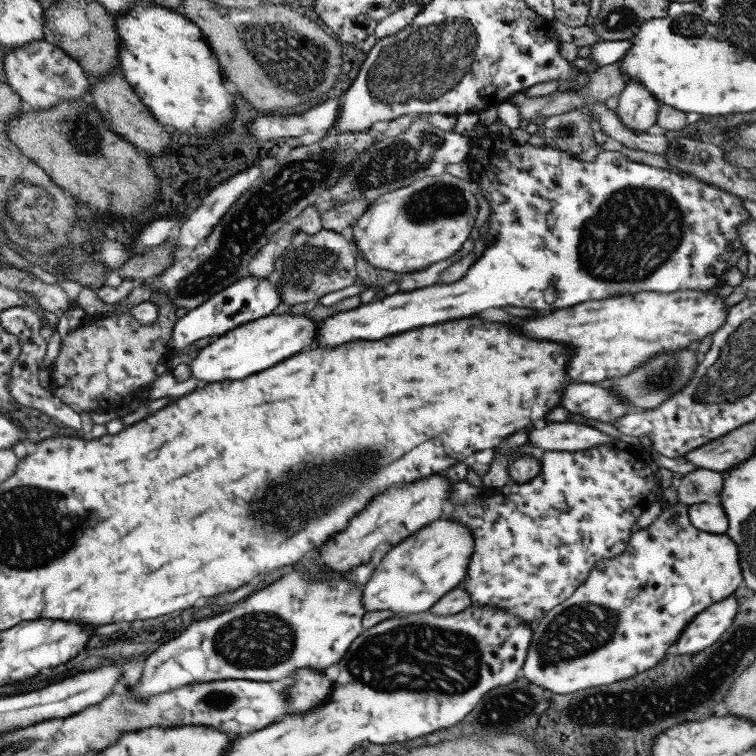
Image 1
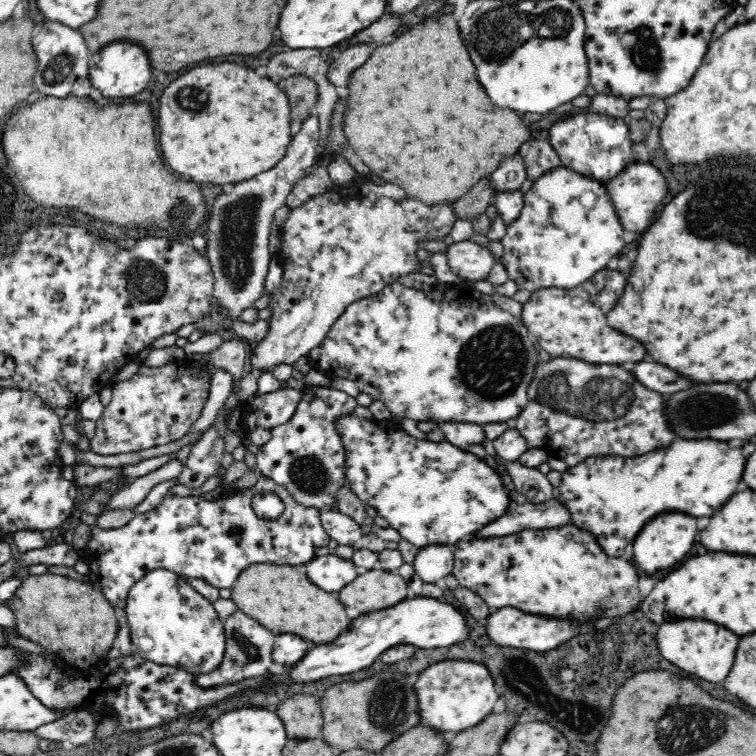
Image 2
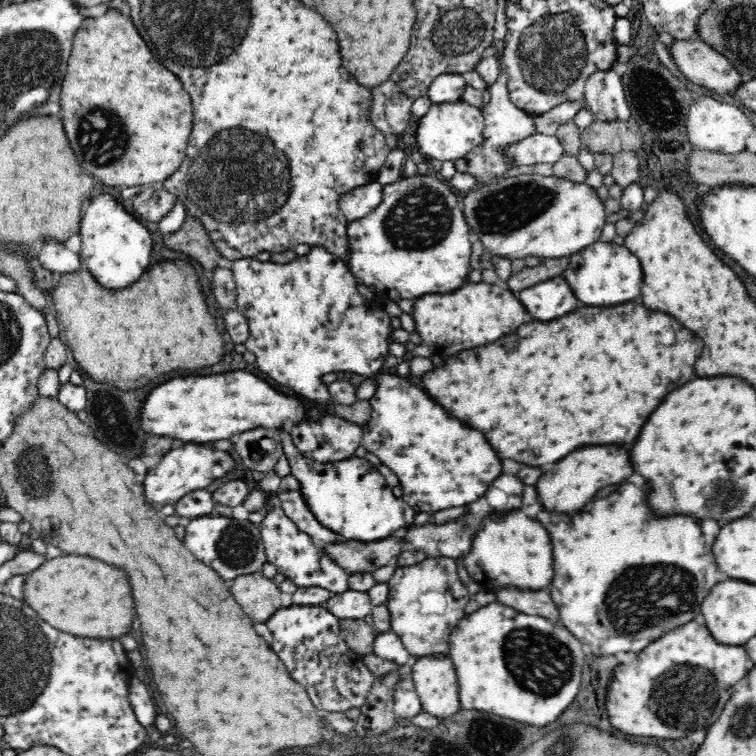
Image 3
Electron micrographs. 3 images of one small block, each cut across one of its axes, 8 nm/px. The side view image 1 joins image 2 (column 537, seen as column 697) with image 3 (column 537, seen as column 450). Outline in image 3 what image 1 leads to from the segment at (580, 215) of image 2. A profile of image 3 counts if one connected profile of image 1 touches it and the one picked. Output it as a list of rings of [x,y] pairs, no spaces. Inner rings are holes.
[[[558,276],[552,280],[546,280],[542,284],[536,284],[534,288],[526,288],[518,294],[518,300],[526,306],[526,310],[536,320],[556,320],[572,310],[576,310],[578,300],[568,286],[568,282]]]

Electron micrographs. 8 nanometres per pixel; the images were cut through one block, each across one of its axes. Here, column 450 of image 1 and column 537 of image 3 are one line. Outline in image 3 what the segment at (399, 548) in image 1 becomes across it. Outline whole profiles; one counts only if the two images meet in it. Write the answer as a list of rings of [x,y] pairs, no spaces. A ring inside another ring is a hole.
[[[511,509],[486,517],[472,539],[472,550],[464,556],[464,567],[471,579],[489,592],[496,592],[500,587],[547,590],[554,576],[553,550],[551,536],[544,525],[528,517],[522,509]]]

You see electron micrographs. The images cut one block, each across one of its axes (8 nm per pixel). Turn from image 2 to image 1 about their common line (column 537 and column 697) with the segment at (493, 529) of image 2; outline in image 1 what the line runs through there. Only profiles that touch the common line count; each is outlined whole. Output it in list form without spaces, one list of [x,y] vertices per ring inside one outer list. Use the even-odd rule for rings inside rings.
[[[718,500],[692,504],[687,509],[689,520],[696,529],[716,534],[725,534],[727,531],[728,517]]]

